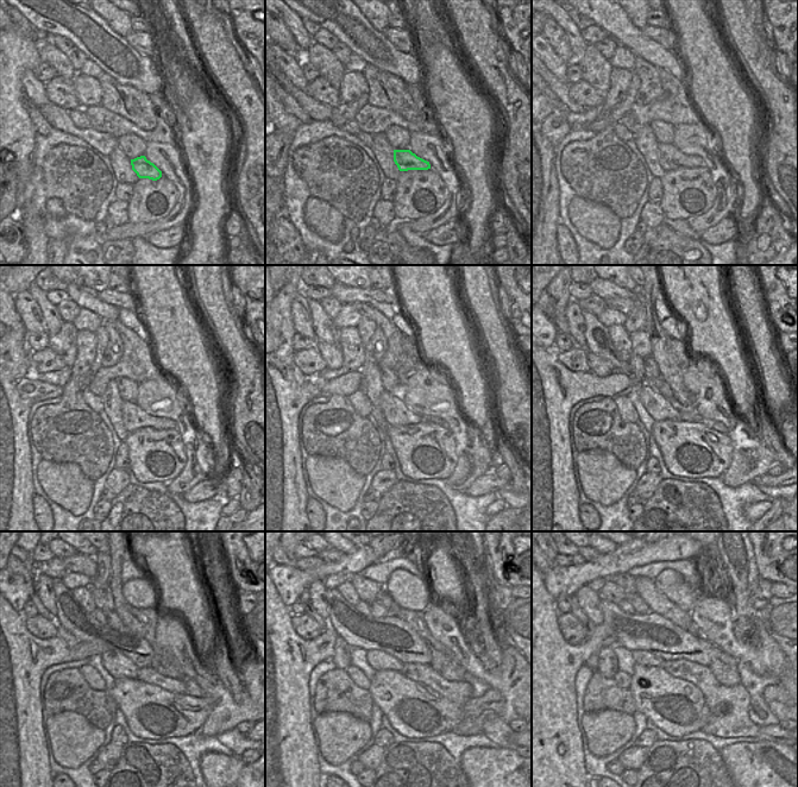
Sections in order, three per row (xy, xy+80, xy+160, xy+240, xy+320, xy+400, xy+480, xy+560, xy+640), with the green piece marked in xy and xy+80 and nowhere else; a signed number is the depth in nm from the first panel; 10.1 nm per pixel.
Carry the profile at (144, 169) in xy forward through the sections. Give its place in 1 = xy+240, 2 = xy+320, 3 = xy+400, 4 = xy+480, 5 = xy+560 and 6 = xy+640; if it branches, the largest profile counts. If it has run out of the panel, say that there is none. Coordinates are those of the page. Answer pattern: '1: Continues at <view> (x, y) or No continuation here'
1: Continues at xy+240 (133, 416)
2: Continues at xy+320 (395, 411)
3: Continues at xy+400 (659, 408)
4: Continues at xy+480 (117, 665)
5: Continues at xy+560 (378, 660)
6: Continues at xy+640 (643, 658).

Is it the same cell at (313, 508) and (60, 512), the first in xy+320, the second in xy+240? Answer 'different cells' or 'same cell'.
different cells

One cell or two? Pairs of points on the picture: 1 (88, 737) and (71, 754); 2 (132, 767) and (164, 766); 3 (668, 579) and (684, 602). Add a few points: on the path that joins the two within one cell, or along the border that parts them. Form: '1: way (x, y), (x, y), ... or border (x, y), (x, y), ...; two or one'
1: way (85, 741), (75, 750); one
2: way (140, 767), (156, 766); one
3: way (672, 585), (683, 596); one

